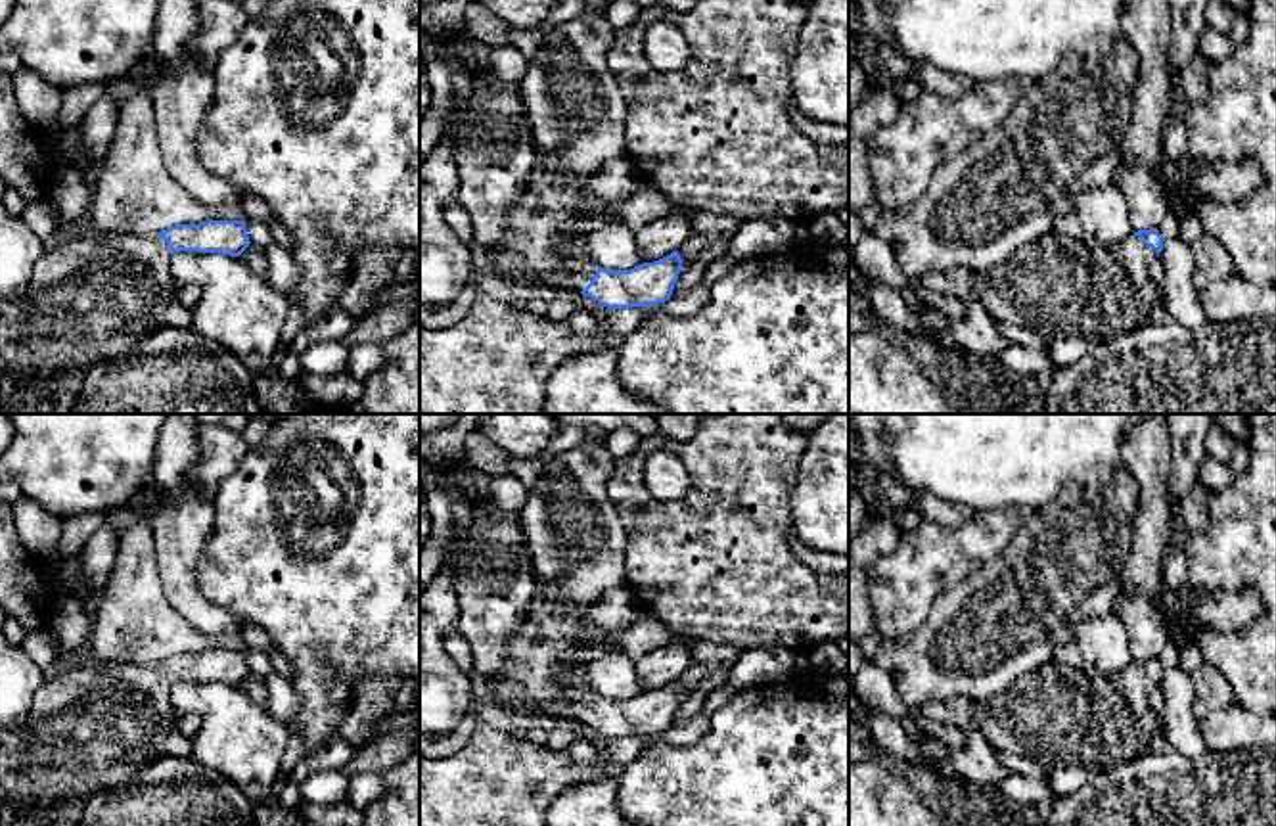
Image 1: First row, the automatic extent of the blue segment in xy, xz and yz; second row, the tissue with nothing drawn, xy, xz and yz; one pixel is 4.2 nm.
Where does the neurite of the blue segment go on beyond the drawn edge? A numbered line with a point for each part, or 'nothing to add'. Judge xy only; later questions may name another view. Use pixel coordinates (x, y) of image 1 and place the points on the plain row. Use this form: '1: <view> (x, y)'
1: xy (96, 725)

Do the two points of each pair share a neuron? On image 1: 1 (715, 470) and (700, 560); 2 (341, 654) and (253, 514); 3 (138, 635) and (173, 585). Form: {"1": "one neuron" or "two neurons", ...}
{"1": "one neuron", "2": "one neuron", "3": "two neurons"}

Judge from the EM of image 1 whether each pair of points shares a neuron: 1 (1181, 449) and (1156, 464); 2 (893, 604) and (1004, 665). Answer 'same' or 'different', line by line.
1: different
2: different

